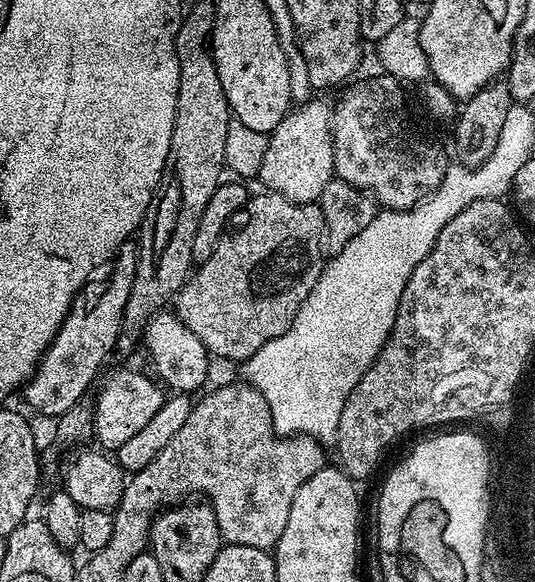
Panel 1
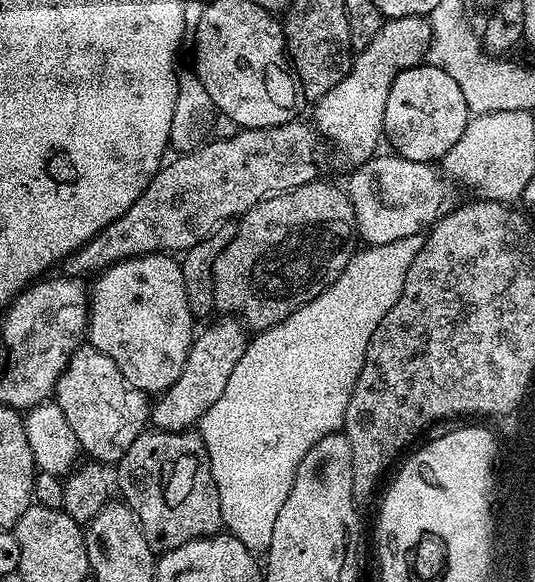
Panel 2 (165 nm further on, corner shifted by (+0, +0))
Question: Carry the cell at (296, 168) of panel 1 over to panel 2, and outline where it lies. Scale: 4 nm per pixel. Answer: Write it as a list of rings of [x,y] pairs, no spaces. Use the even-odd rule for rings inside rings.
[[[403,16],[397,20],[385,19],[384,24],[370,38],[370,46],[359,49],[352,61],[352,68],[330,90],[315,101],[314,127],[325,141],[328,140],[349,160],[349,165],[371,160],[384,136],[386,94],[399,72],[419,68],[425,63],[428,47],[432,42],[432,25],[422,16]]]

